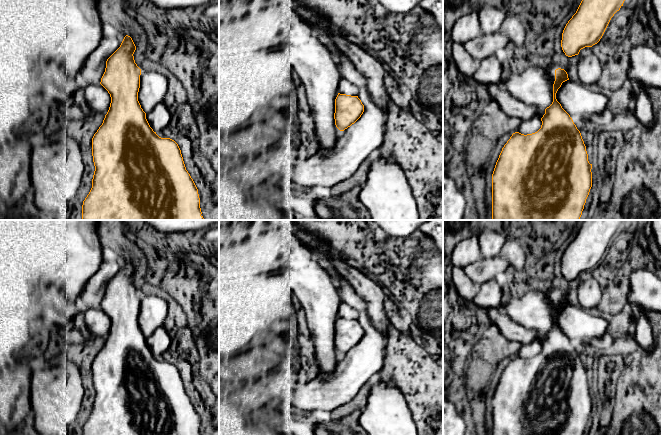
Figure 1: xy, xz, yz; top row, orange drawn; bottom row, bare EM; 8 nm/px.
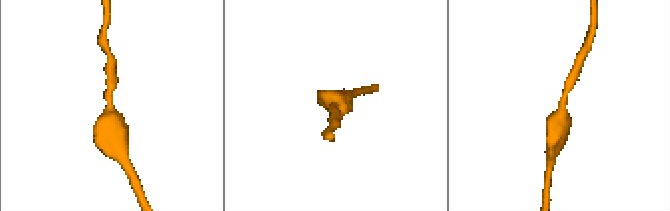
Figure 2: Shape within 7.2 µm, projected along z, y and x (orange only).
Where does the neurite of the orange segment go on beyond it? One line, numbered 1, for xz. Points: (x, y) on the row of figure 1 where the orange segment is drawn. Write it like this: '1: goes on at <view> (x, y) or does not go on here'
1: does not go on here

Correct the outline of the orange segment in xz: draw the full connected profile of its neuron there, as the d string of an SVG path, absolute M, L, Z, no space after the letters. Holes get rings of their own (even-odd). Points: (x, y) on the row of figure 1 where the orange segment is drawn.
M338 93L335 99L335 125L340 131L344 131L354 124L363 114L364 105L358 96Z

